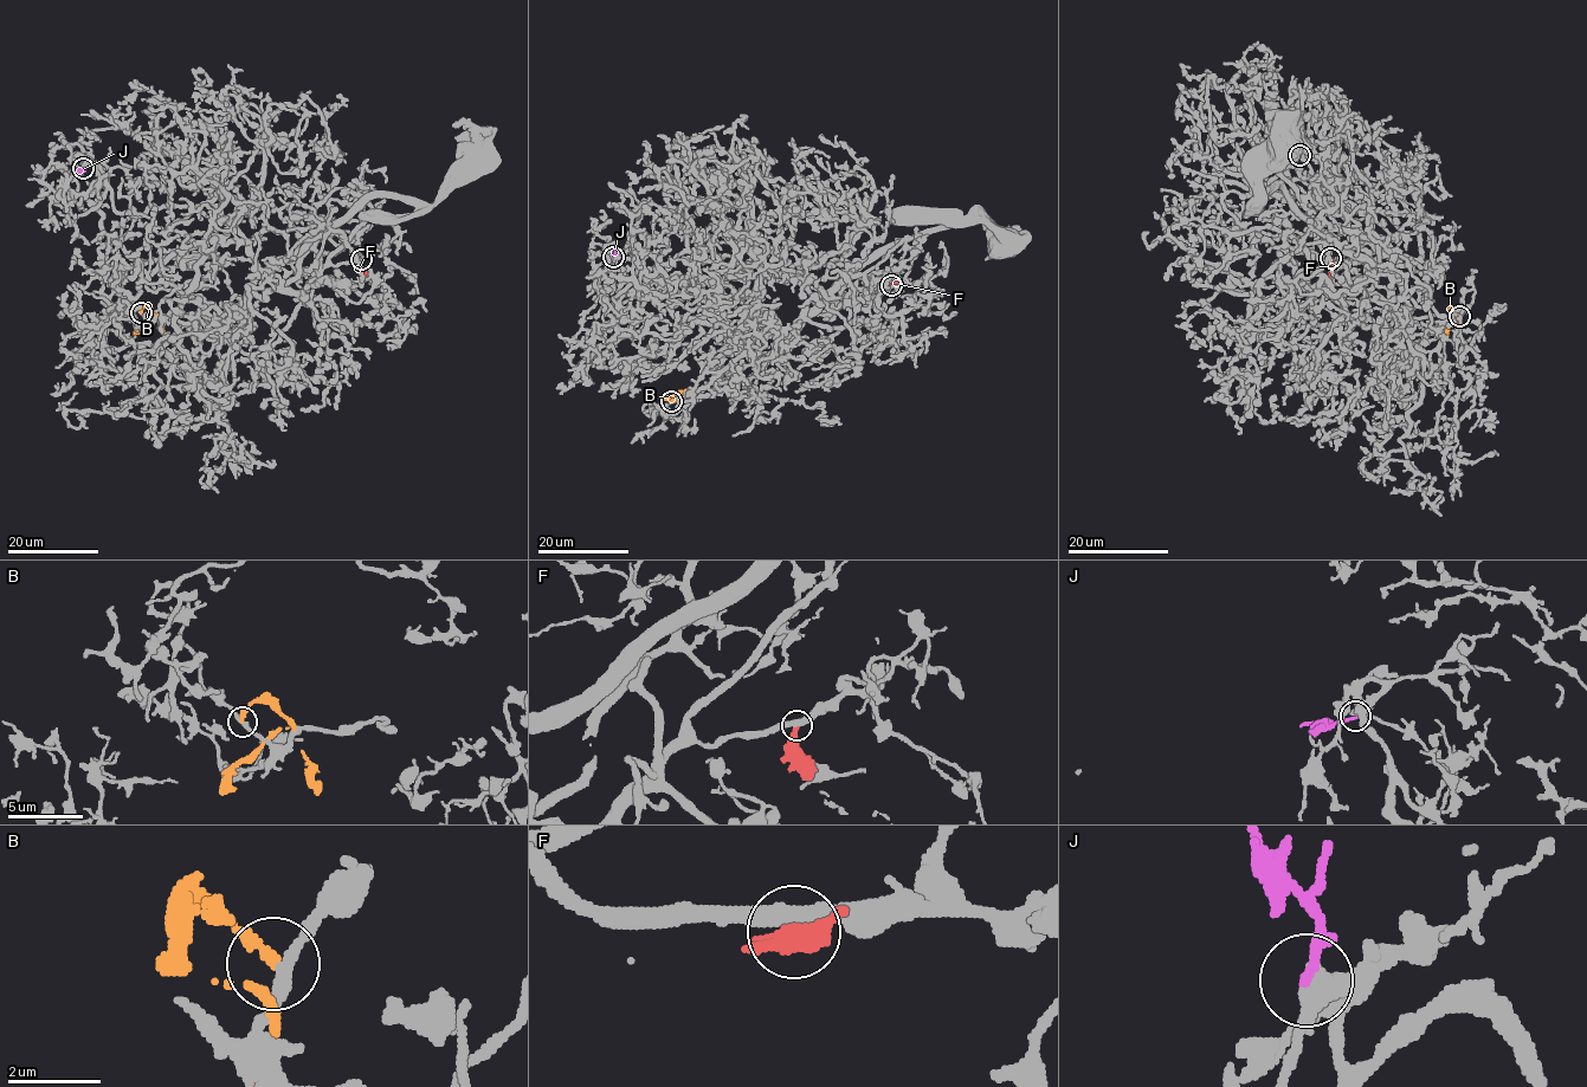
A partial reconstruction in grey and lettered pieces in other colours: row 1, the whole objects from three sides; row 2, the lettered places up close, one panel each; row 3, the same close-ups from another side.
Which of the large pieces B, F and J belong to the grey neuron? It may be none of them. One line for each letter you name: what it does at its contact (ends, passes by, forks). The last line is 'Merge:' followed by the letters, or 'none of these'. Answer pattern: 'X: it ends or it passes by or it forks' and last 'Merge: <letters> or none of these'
J: it ends
Merge: J

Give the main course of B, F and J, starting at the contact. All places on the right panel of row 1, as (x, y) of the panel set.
B: (1459, 316), (1451, 310), (1450, 315), (1459, 323), (1458, 340)
F: (1330, 257), (1330, 276)
J: (1300, 156), (1282, 160)

